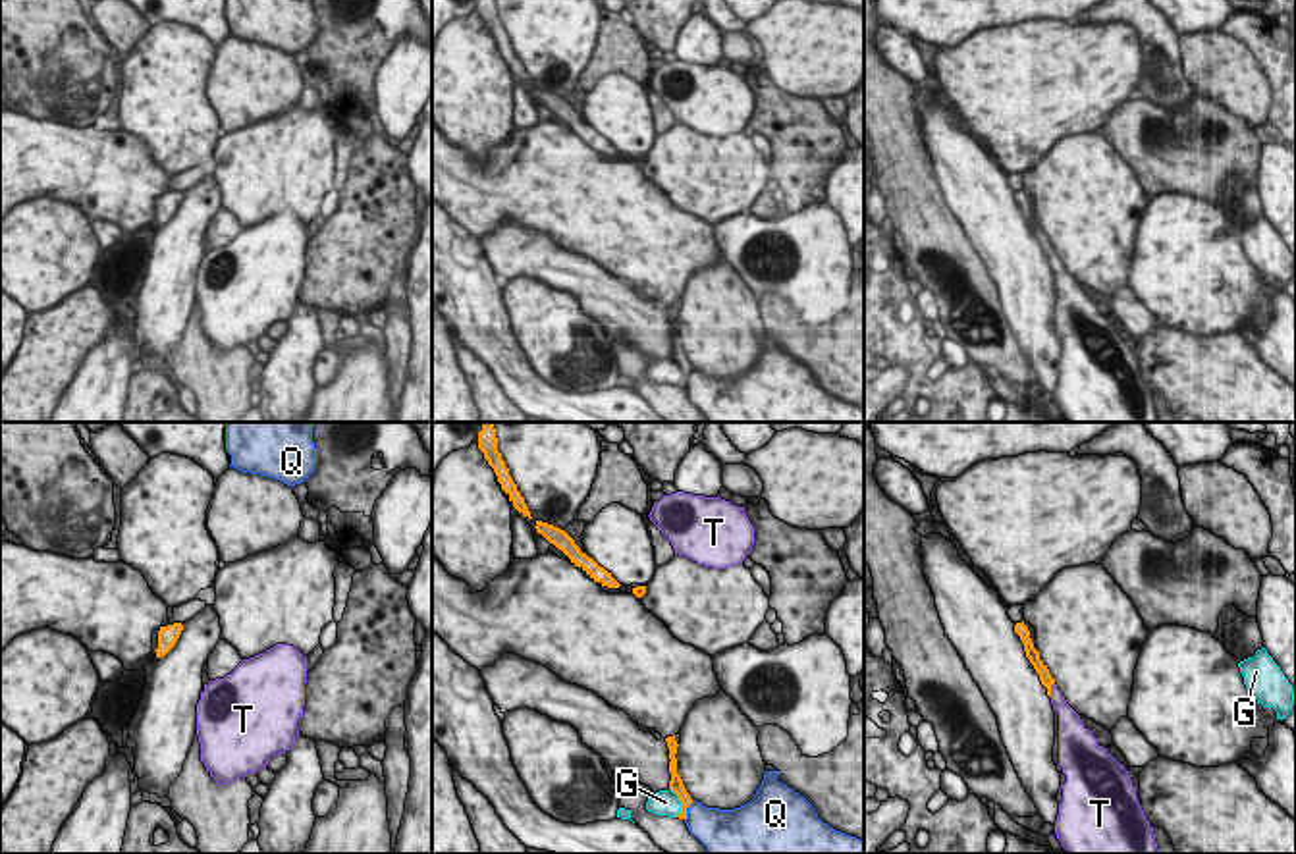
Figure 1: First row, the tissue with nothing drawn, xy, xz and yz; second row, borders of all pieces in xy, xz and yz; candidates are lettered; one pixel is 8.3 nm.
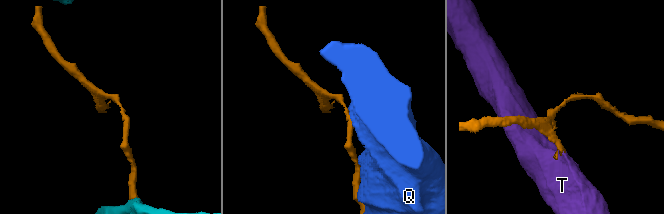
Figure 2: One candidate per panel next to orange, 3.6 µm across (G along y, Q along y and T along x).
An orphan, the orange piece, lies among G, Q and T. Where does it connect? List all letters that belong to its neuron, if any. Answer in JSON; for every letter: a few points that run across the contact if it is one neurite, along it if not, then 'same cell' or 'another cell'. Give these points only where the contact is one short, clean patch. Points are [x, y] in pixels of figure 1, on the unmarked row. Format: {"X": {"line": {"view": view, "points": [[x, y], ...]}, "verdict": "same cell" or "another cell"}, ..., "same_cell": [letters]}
{"G": {"line": {"view": "xz", "points": [[670, 355], [681, 374], [677, 384]]}, "verdict": "another cell"}, "Q": {"line": {"view": "xz", "points": [[693, 369], [685, 388]]}, "verdict": "another cell"}, "T": {"line": {"view": "yz", "points": [[1042, 238], [1050, 259], [1067, 282]]}, "verdict": "same cell"}, "same_cell": ["T"]}

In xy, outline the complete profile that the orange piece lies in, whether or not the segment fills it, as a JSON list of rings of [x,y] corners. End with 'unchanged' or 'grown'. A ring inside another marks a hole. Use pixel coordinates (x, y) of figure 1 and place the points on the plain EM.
[[[181,191],[160,195],[160,199],[158,199],[158,216],[154,218],[156,226],[164,226],[176,214],[181,199],[183,199]]]; unchanged

